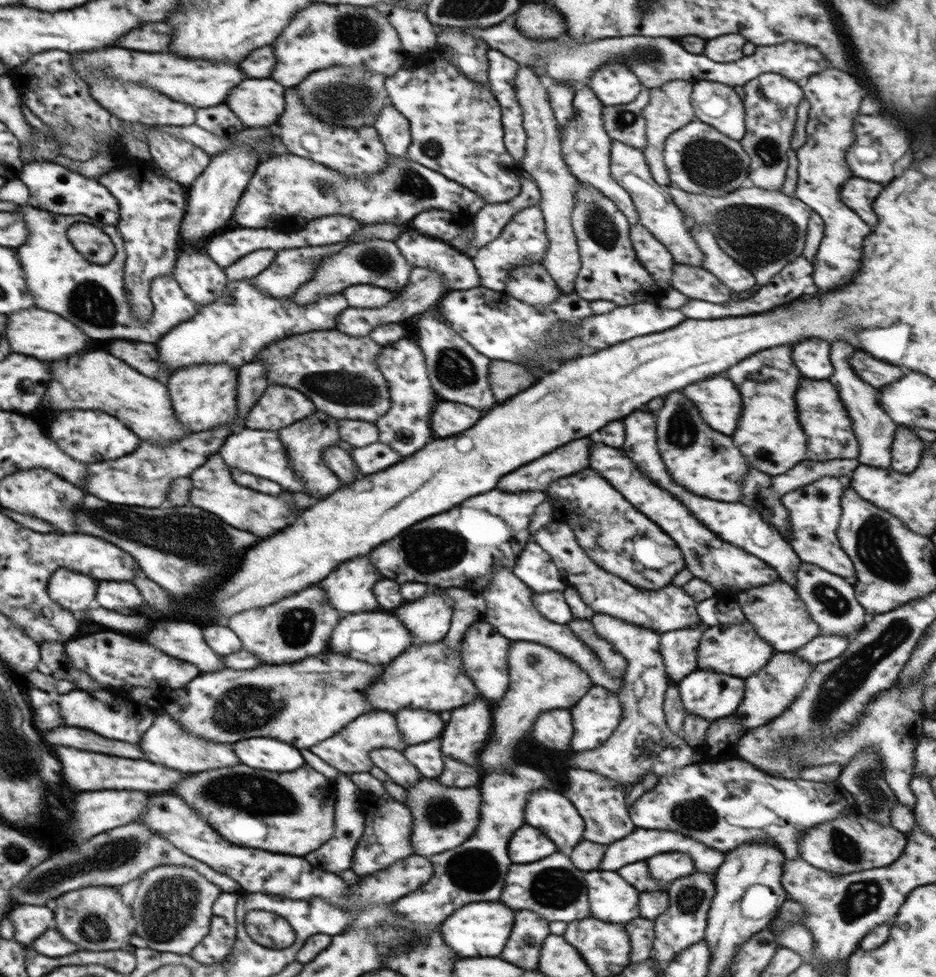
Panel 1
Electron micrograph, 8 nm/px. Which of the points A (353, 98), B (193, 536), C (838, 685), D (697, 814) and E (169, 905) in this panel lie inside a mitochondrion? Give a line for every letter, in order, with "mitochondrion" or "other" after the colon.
A: mitochondrion
B: mitochondrion
C: mitochondrion
D: mitochondrion
E: mitochondrion

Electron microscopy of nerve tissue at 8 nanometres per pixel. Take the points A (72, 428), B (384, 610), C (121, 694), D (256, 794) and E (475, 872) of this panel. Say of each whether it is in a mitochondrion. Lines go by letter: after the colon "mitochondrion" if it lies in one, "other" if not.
A: mitochondrion
B: other
C: other
D: mitochondrion
E: mitochondrion

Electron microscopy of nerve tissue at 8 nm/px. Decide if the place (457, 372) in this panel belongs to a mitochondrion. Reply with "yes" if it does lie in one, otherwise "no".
yes

